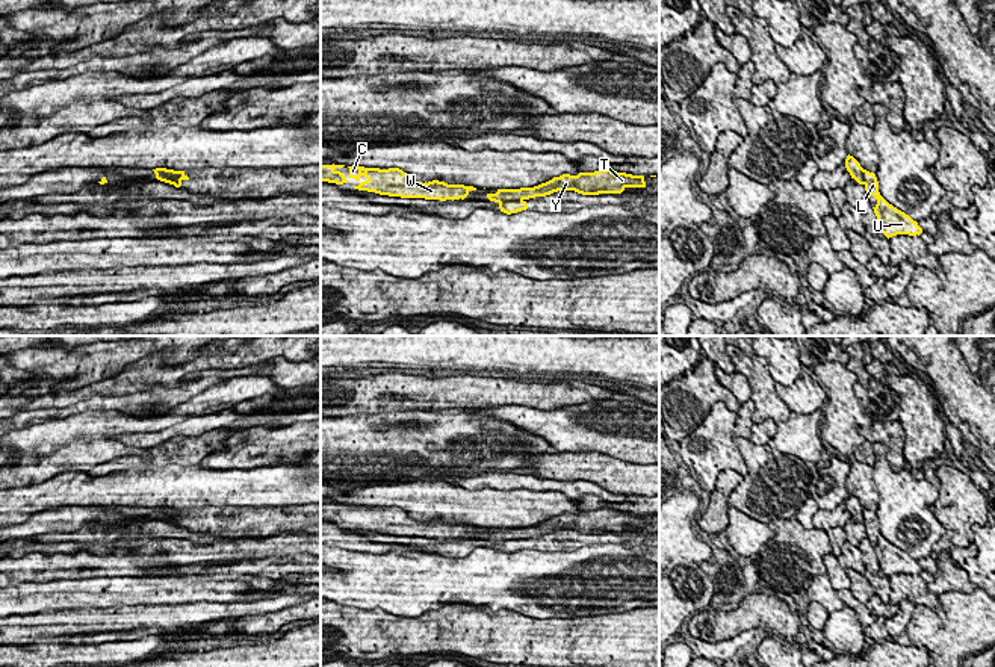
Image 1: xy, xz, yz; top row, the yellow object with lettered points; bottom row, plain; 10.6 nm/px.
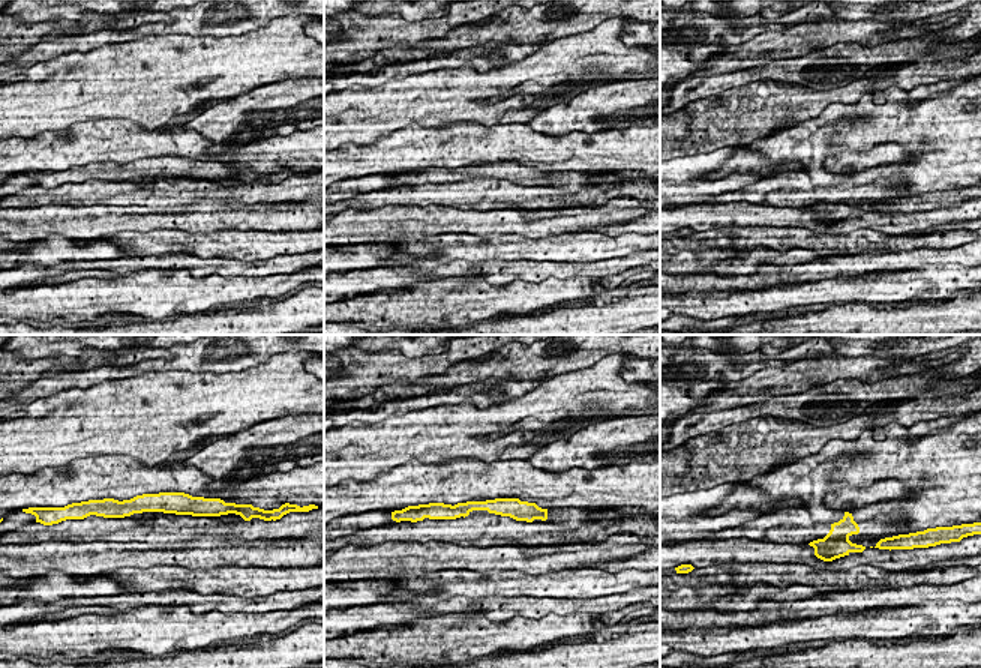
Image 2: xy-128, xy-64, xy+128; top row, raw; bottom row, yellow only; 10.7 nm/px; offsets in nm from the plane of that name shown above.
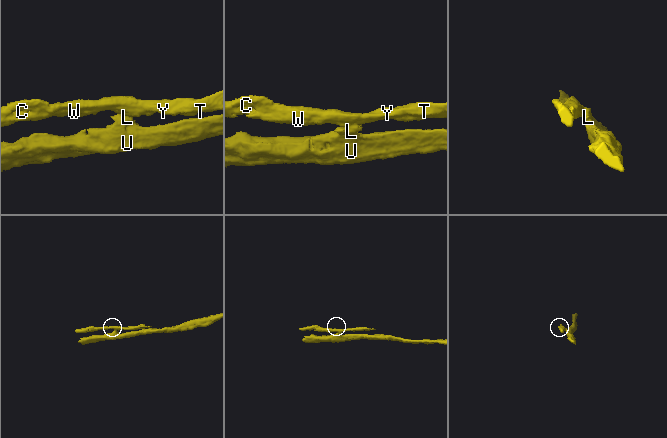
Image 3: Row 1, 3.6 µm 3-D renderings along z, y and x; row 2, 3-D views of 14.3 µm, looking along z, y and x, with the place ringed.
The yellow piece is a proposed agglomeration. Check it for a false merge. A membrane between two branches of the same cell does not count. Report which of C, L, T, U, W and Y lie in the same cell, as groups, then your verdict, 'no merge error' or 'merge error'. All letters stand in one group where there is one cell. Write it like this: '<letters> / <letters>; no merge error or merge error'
C T W Y / L U; merge error

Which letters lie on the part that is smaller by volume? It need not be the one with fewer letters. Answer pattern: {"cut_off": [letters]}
{"cut_off": ["C", "T", "W", "Y"]}

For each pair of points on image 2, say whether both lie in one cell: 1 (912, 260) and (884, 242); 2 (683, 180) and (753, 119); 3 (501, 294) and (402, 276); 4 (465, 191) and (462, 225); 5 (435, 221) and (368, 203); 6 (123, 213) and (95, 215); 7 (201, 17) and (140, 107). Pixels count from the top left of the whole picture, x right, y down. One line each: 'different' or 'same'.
1: different
2: different
3: different
4: different
5: different
6: same
7: different

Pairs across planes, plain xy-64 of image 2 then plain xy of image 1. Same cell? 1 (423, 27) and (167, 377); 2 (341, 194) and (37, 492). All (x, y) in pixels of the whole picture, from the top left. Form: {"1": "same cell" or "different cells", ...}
{"1": "different cells", "2": "different cells"}

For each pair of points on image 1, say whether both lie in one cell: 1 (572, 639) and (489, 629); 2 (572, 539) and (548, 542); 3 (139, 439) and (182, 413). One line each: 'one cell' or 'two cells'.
1: one cell
2: one cell
3: two cells

